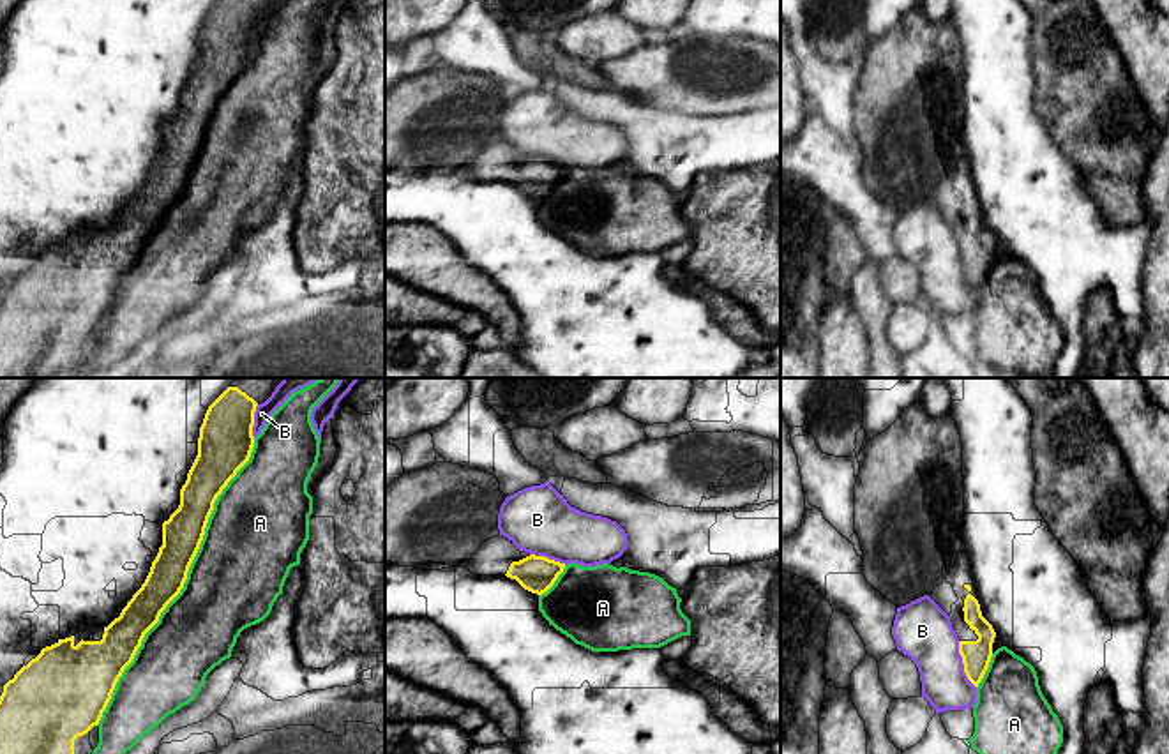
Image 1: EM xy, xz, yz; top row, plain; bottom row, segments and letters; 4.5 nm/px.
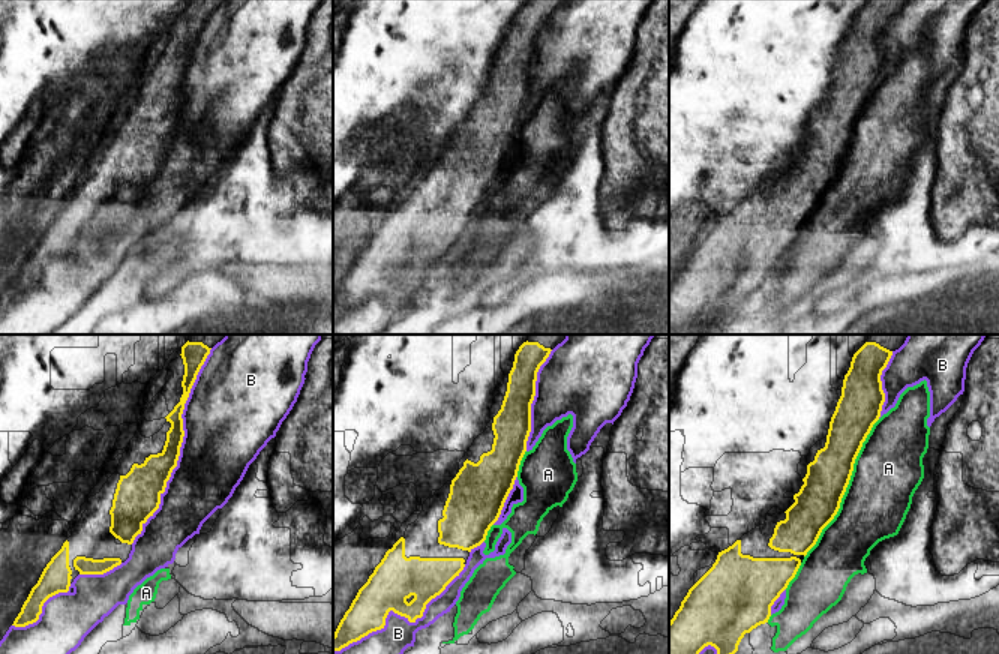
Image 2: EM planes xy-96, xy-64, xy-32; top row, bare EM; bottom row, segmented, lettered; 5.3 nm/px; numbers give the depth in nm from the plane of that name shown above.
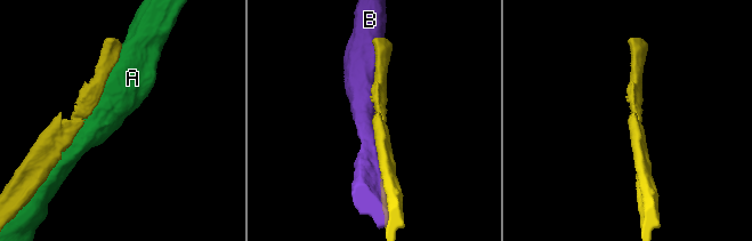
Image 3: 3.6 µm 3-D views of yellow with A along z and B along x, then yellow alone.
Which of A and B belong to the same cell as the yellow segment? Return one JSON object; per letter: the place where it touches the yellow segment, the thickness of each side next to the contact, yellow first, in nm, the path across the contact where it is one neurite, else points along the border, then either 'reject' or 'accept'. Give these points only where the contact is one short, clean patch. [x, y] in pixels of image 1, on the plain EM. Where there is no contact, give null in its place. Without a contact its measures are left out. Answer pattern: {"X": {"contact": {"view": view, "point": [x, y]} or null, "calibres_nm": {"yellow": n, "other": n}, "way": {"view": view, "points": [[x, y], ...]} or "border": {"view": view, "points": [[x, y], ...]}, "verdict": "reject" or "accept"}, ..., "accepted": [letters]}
{"A": {"contact": {"view": "xy", "point": [184, 186]}, "calibres_nm": {"yellow": 190, "other": 420}, "verdict": "reject"}, "B": {"contact": {"view": "yz", "point": [963, 267]}, "calibres_nm": {"yellow": 130, "other": 260}, "verdict": "reject"}, "accepted": []}

